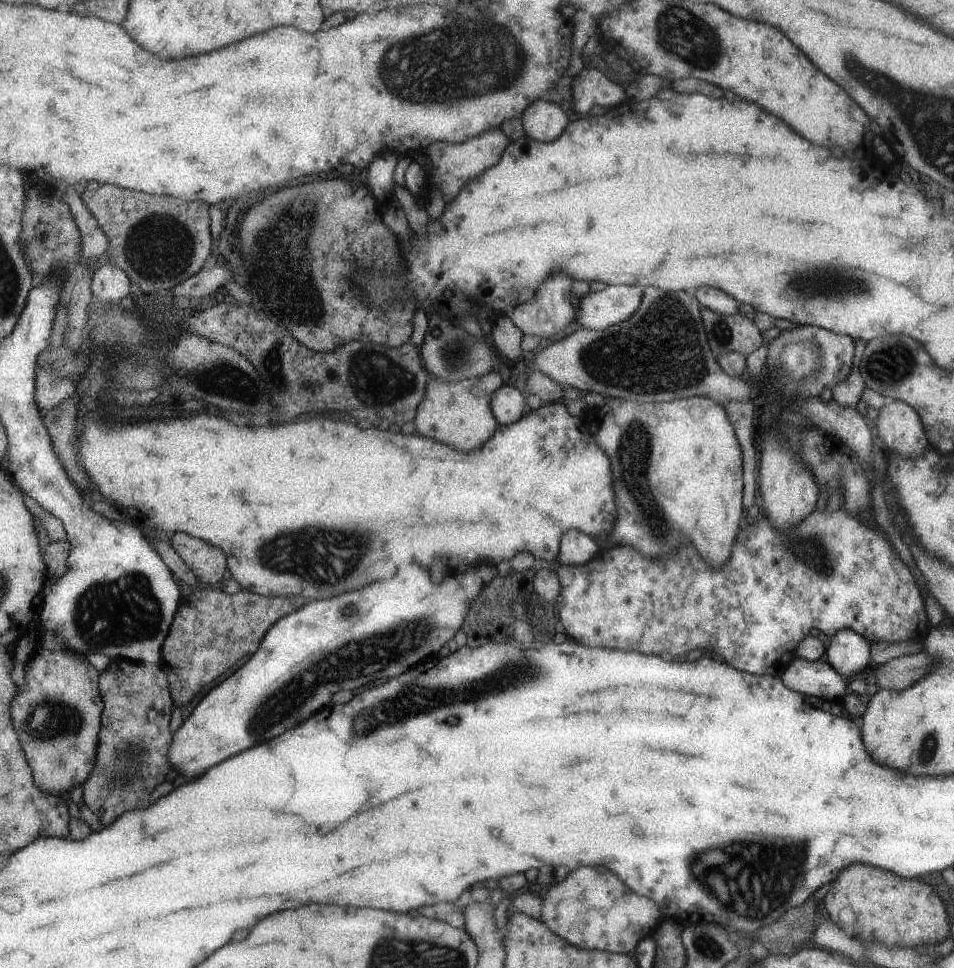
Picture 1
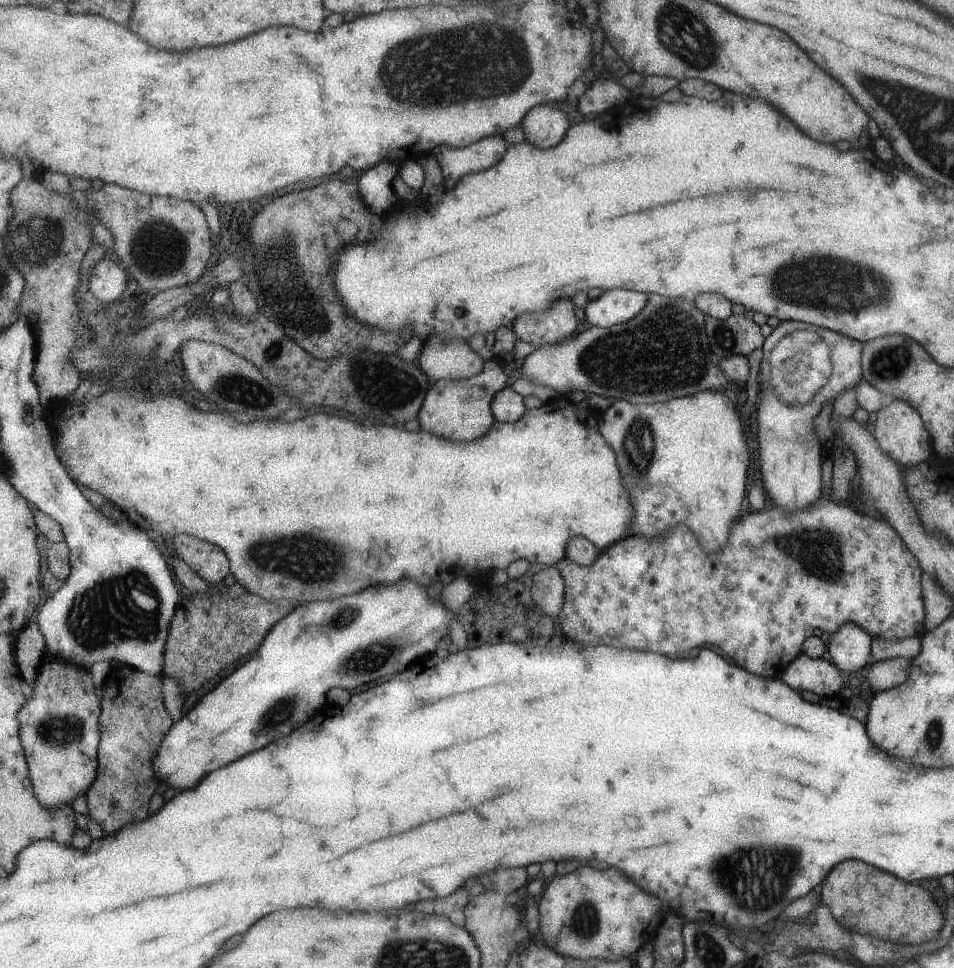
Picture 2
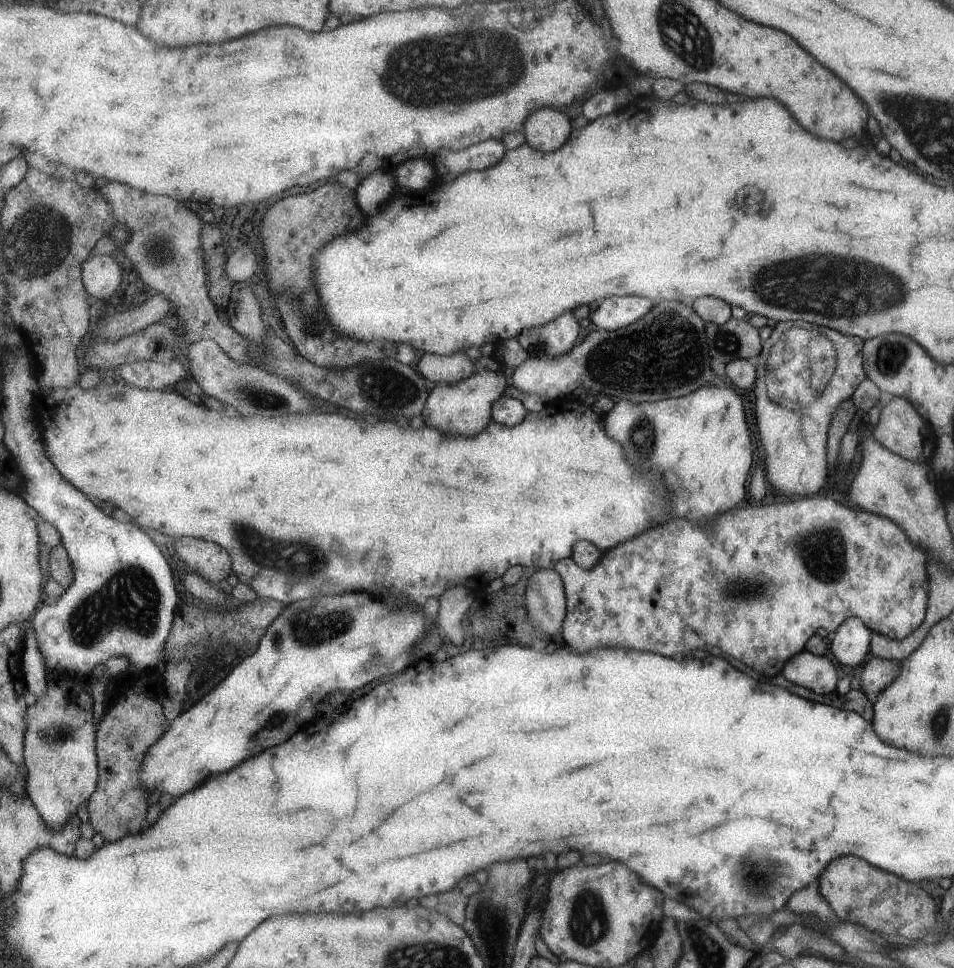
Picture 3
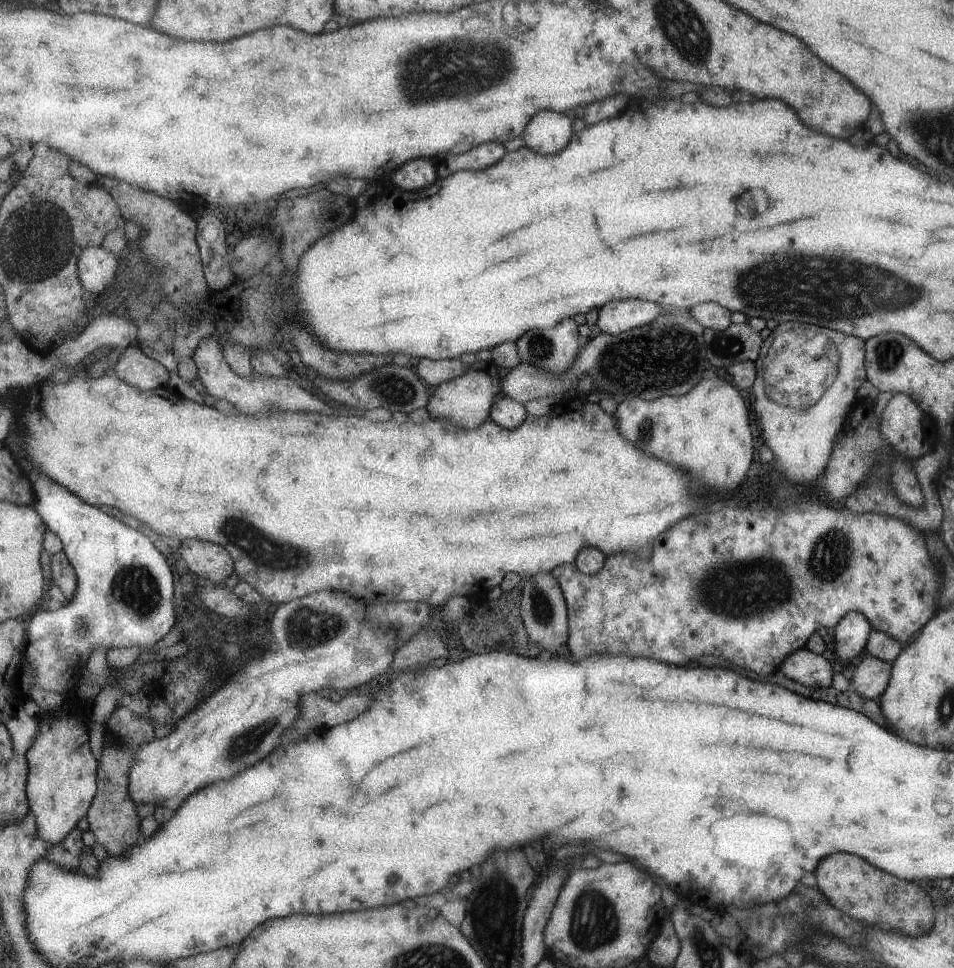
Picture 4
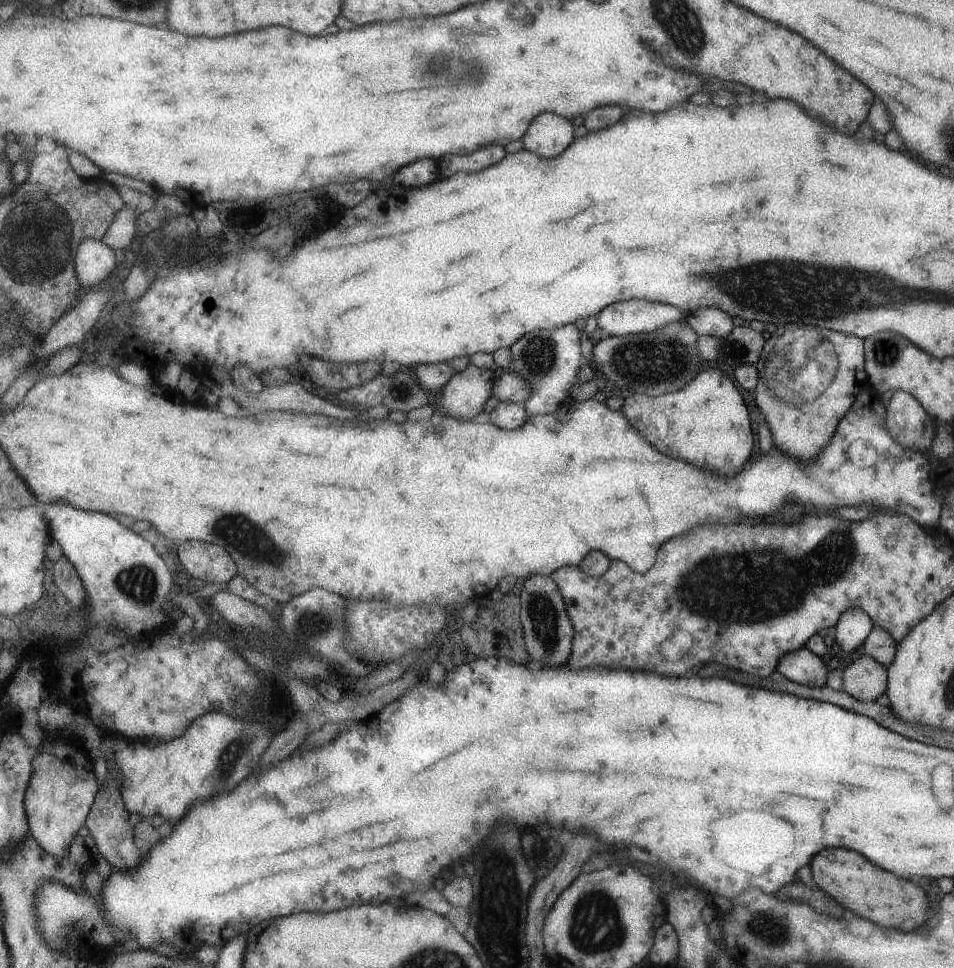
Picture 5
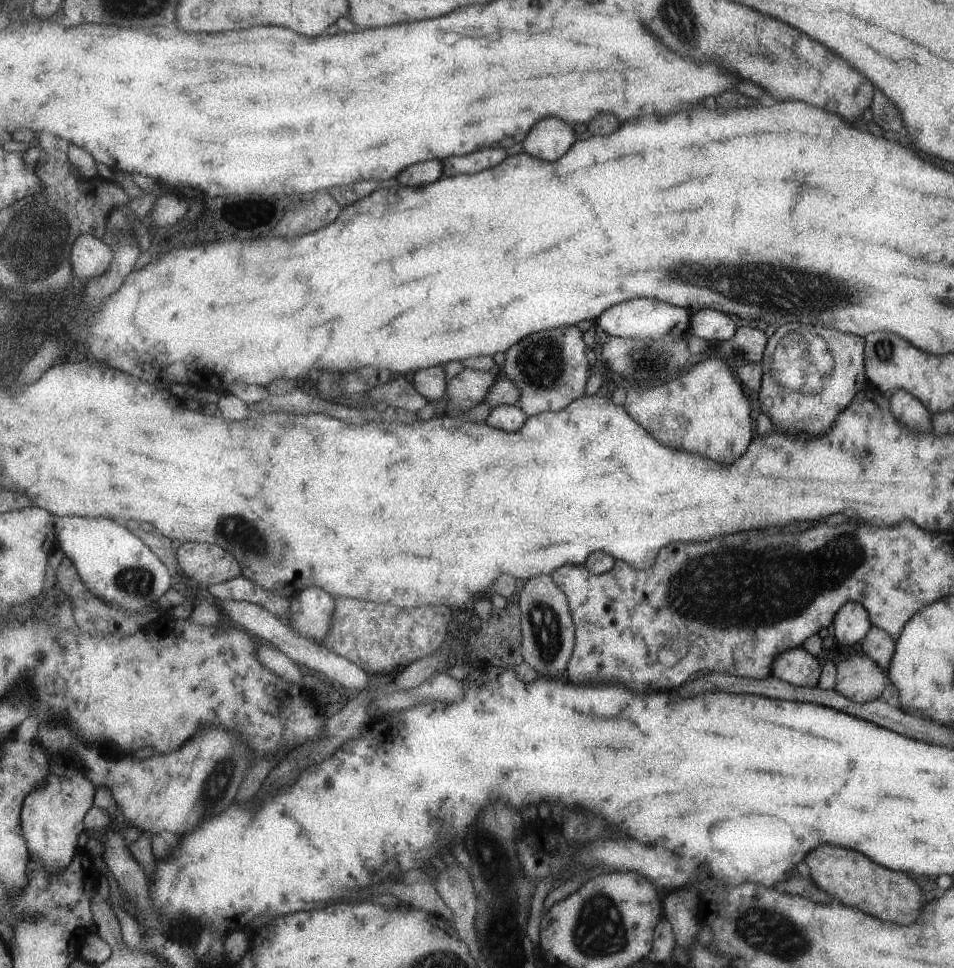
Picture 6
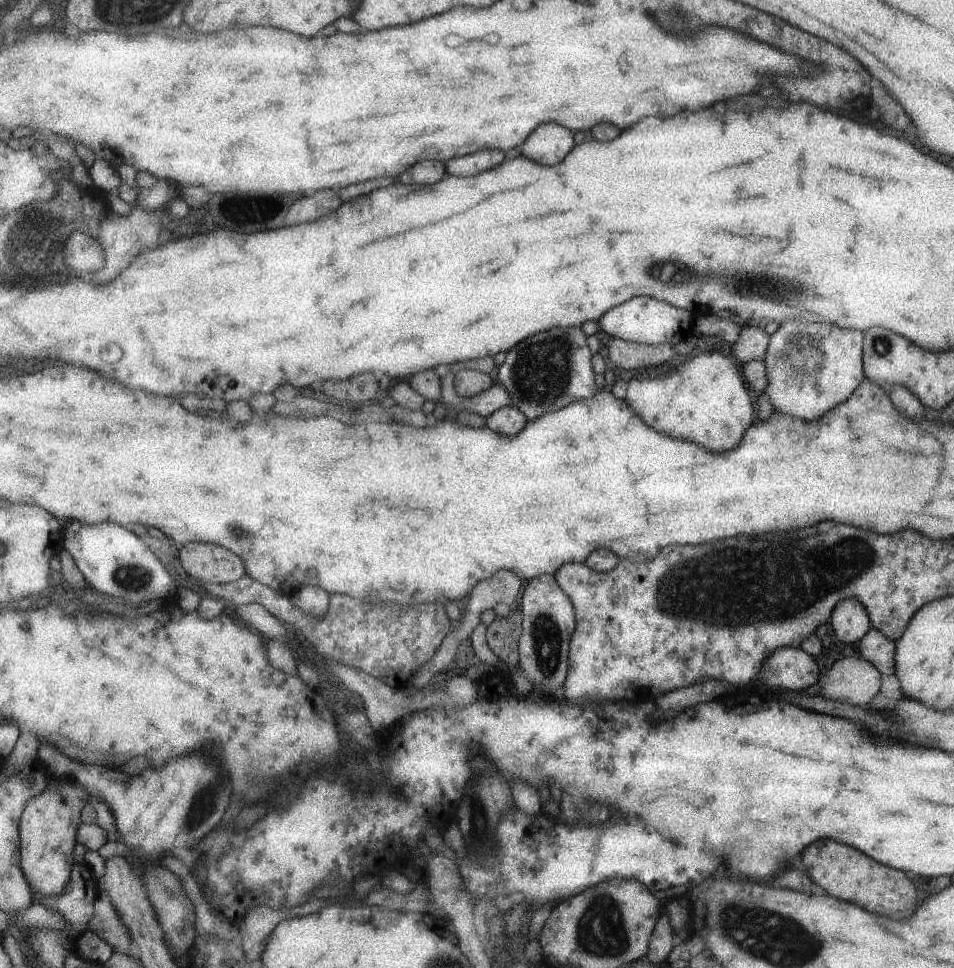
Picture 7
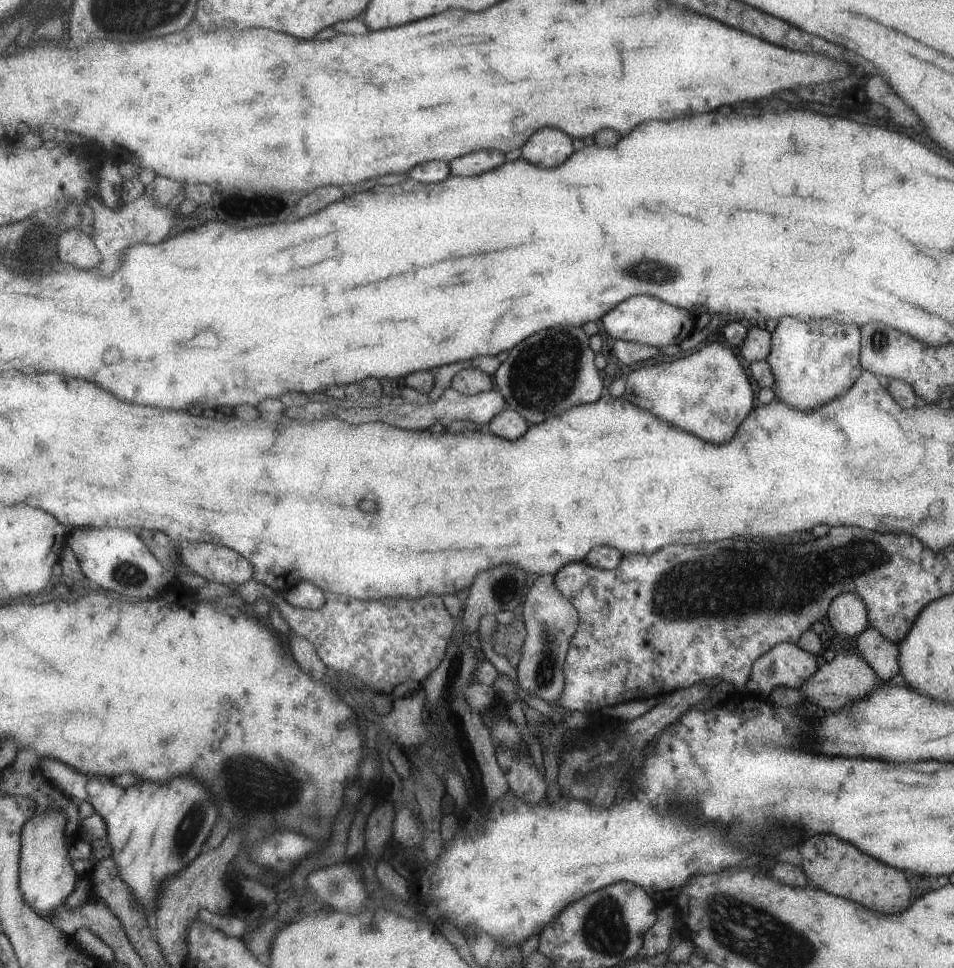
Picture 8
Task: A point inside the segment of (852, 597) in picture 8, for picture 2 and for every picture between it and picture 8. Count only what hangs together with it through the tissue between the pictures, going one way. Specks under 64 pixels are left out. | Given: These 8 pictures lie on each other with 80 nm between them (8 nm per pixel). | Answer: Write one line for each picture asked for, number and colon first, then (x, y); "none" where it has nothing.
2: (848, 649)
3: (850, 641)
4: (850, 635)
5: (853, 625)
6: (851, 623)
7: (849, 620)

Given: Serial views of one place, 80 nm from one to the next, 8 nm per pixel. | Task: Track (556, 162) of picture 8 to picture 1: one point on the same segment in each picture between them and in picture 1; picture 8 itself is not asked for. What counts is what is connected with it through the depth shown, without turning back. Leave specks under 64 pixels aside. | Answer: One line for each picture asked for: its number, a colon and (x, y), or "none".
1: (545, 121)
2: (546, 126)
3: (548, 129)
4: (549, 132)
5: (551, 134)
6: (550, 139)
7: (550, 143)

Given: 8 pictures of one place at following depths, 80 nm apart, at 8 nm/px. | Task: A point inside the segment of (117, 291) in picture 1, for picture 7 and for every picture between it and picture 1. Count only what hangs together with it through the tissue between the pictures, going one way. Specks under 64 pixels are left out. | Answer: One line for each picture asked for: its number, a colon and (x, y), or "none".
2: (107, 281)
3: (102, 275)
4: (98, 267)
5: (96, 262)
6: (91, 258)
7: (85, 253)

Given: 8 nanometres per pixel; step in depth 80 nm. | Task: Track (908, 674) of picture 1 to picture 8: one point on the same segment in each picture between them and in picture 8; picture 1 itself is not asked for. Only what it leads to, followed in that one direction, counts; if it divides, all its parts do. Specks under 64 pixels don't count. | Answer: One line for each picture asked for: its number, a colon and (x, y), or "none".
2: (882, 675)
3: (877, 674)
4: (870, 677)
5: (864, 679)
6: (859, 678)
7: (850, 680)
8: (841, 680)

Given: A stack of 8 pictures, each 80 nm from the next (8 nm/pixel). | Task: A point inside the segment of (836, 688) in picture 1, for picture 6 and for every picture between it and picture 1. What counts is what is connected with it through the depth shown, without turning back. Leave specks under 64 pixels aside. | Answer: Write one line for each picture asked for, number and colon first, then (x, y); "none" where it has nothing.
2: (822, 677)
3: (817, 674)
4: (813, 671)
5: (801, 666)
6: (796, 666)

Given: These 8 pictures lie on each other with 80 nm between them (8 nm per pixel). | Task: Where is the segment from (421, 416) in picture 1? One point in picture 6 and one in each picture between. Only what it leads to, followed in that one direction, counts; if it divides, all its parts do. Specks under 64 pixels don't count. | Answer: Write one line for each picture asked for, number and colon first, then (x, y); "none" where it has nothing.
2: (461, 410)
3: (466, 407)
4: (468, 400)
5: (464, 397)
6: (468, 388)

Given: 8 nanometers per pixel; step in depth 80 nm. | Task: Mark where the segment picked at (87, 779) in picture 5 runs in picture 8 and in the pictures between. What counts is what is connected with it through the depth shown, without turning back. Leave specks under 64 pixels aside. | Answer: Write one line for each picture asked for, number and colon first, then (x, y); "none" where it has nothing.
6: (54, 814)
7: (48, 830)
8: (47, 877)

